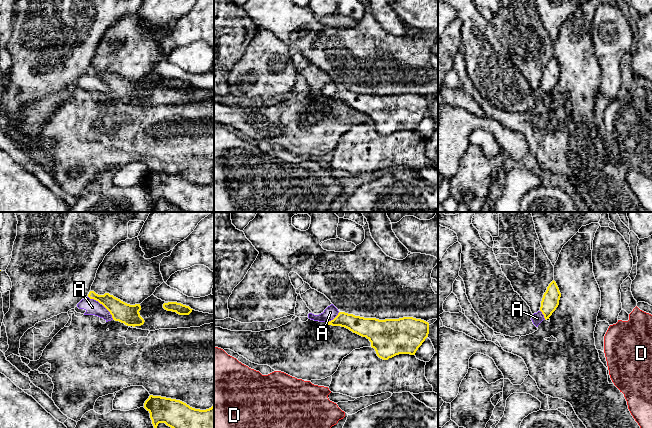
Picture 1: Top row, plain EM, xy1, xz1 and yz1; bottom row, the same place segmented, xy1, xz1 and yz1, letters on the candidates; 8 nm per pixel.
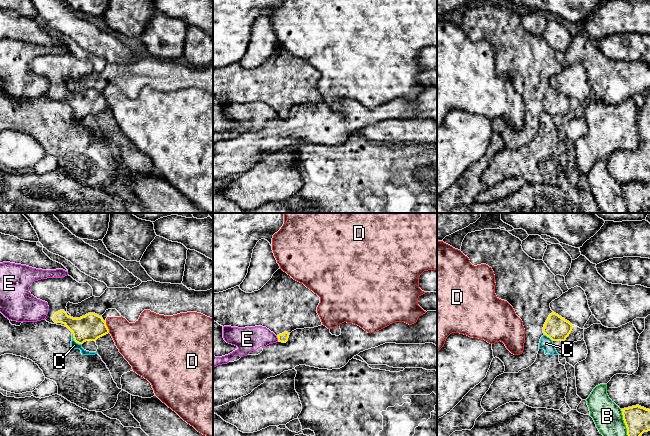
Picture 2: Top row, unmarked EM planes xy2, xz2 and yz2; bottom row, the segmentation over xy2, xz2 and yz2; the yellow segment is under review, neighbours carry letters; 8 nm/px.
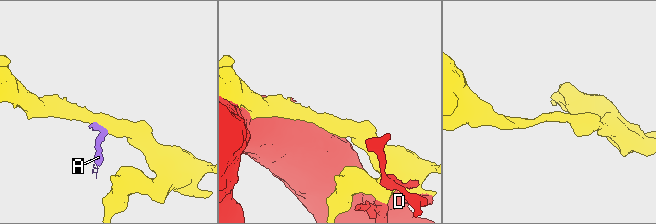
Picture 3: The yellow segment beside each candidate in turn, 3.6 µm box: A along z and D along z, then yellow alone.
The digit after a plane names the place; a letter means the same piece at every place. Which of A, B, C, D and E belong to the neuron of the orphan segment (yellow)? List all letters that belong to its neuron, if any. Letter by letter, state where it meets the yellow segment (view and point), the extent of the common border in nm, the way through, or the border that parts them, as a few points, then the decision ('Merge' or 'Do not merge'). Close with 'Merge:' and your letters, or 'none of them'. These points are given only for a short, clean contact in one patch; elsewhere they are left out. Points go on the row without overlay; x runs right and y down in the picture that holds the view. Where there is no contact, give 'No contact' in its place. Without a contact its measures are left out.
A: Touches yellow at xy1 (102, 80). Shared border 280 nm. Boundary: xy1 (88, 72), (97, 76), (113, 95). Do not merge
B: Touches yellow at yz2 (624, 198). Shared border 240 nm. Do not merge
C: Touches yellow at xy2 (74, 116). Shared border 120 nm. Boundary: xy2 (72, 109), (73, 115), (81, 120). Do not merge
D: Touches yellow at xy2 (107, 103). Shared border 90 nm. Do not merge
E: Touches yellow at xz2 (277, 113). Shared border 40 nm. Boundary: xz2 (276, 112), (278, 116). Do not merge
Merge: none of them

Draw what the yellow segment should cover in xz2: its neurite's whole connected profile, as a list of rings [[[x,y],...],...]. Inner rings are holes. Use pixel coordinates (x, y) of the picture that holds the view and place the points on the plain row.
[[[279,44],[258,67],[246,69],[236,62],[213,69],[213,97],[223,103],[266,103],[277,112],[279,118],[286,119],[292,107],[322,101],[317,89],[319,79],[317,70]]]

